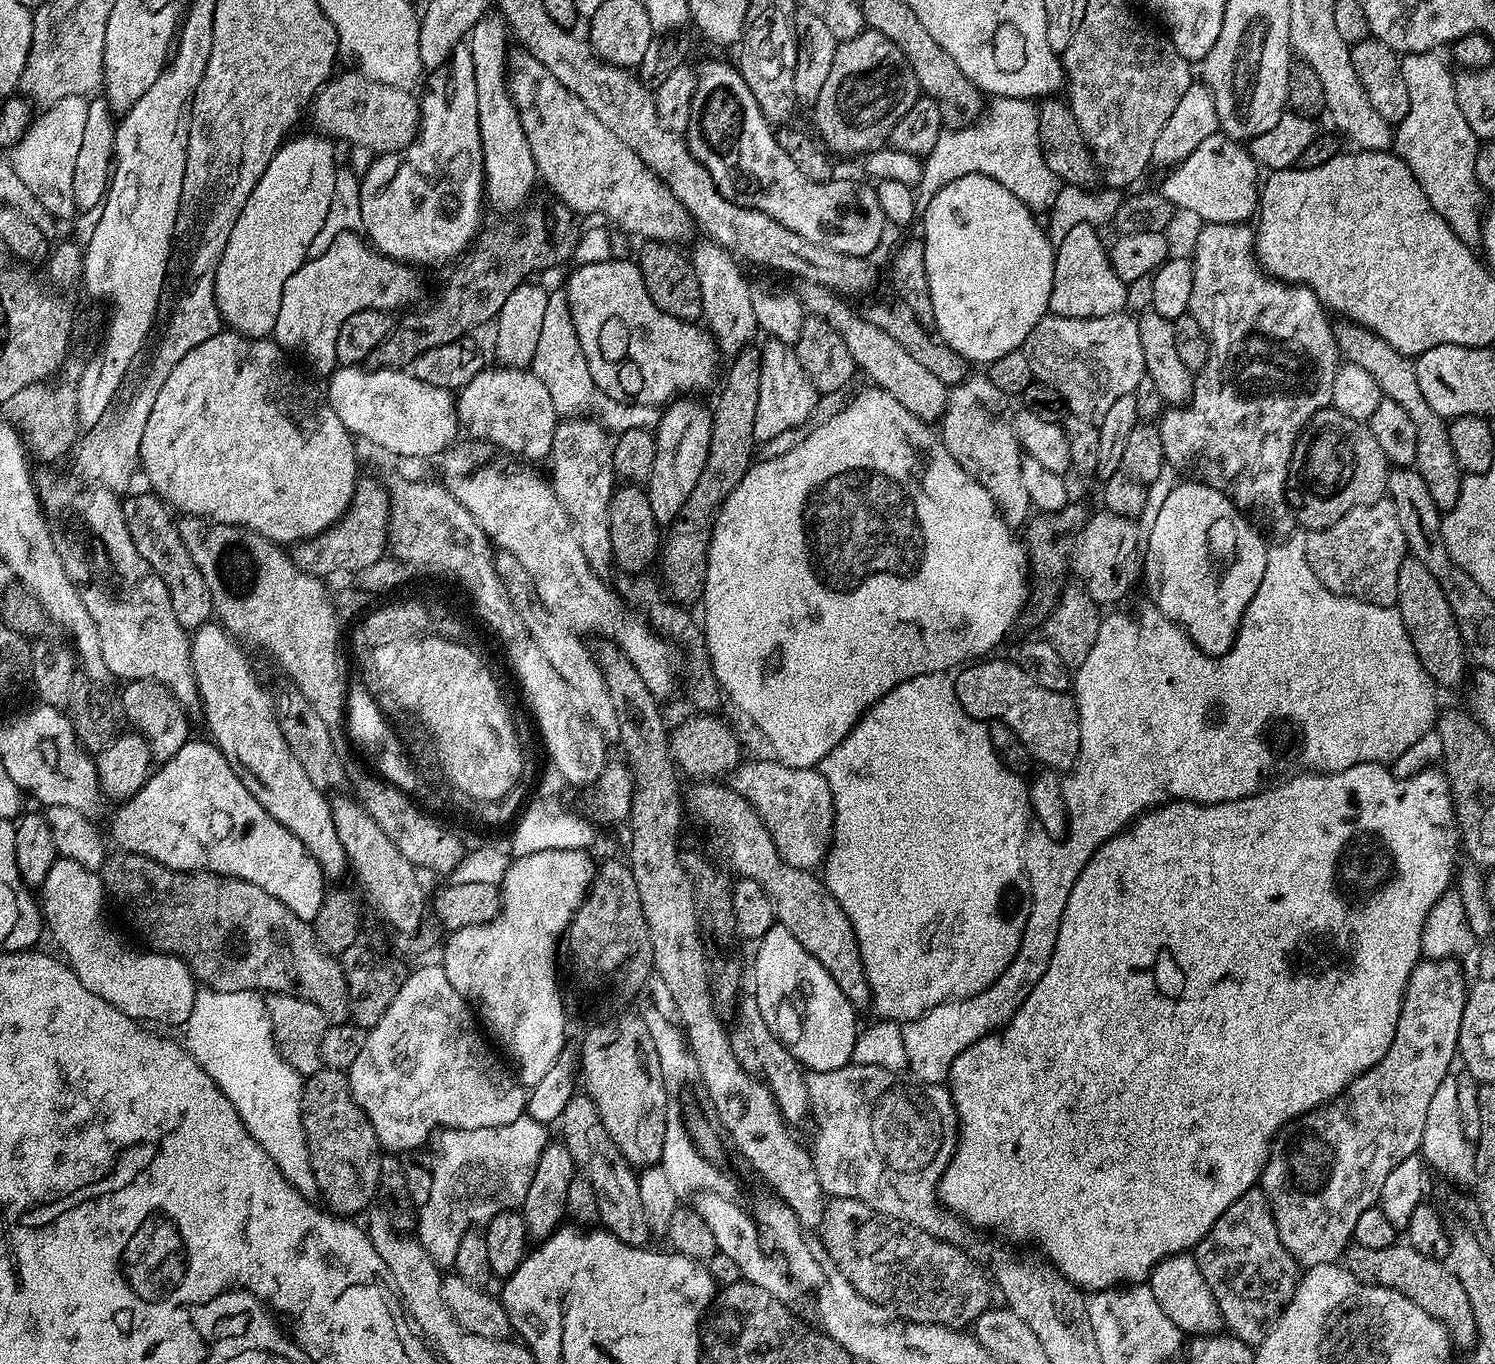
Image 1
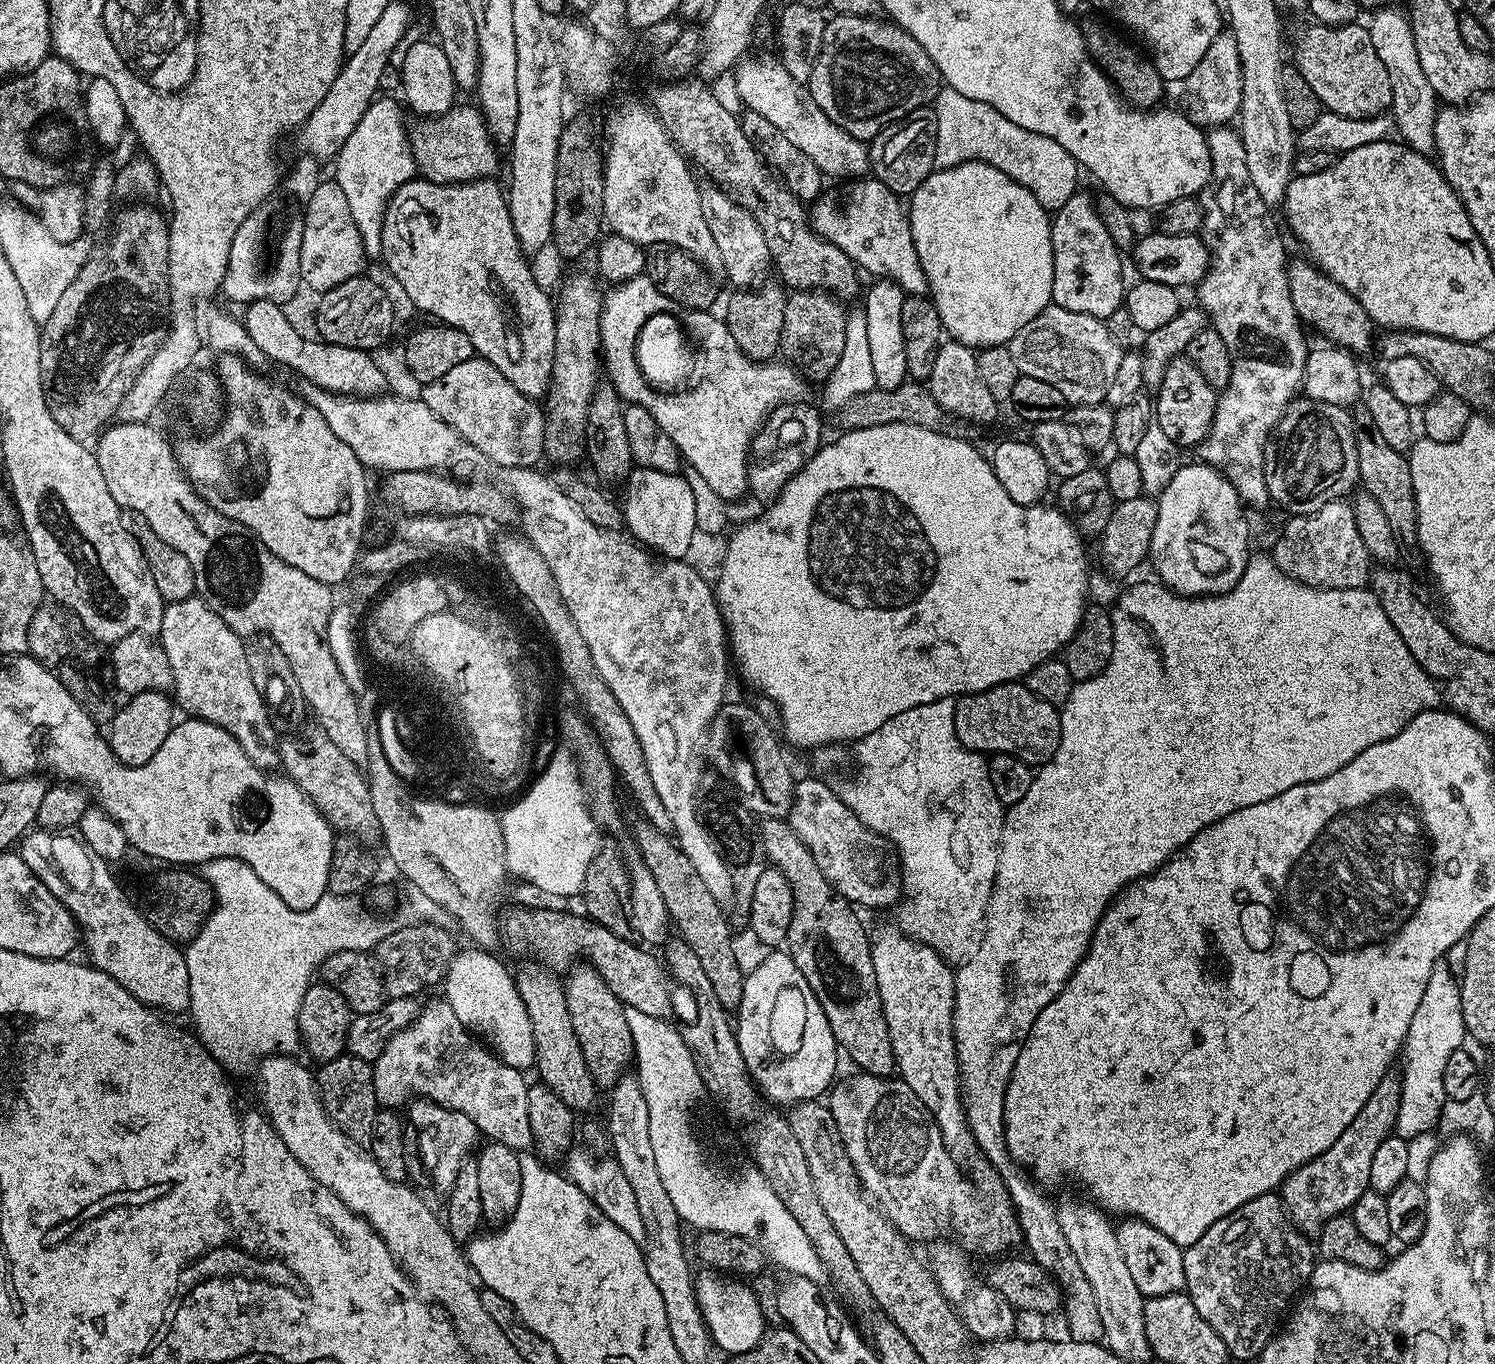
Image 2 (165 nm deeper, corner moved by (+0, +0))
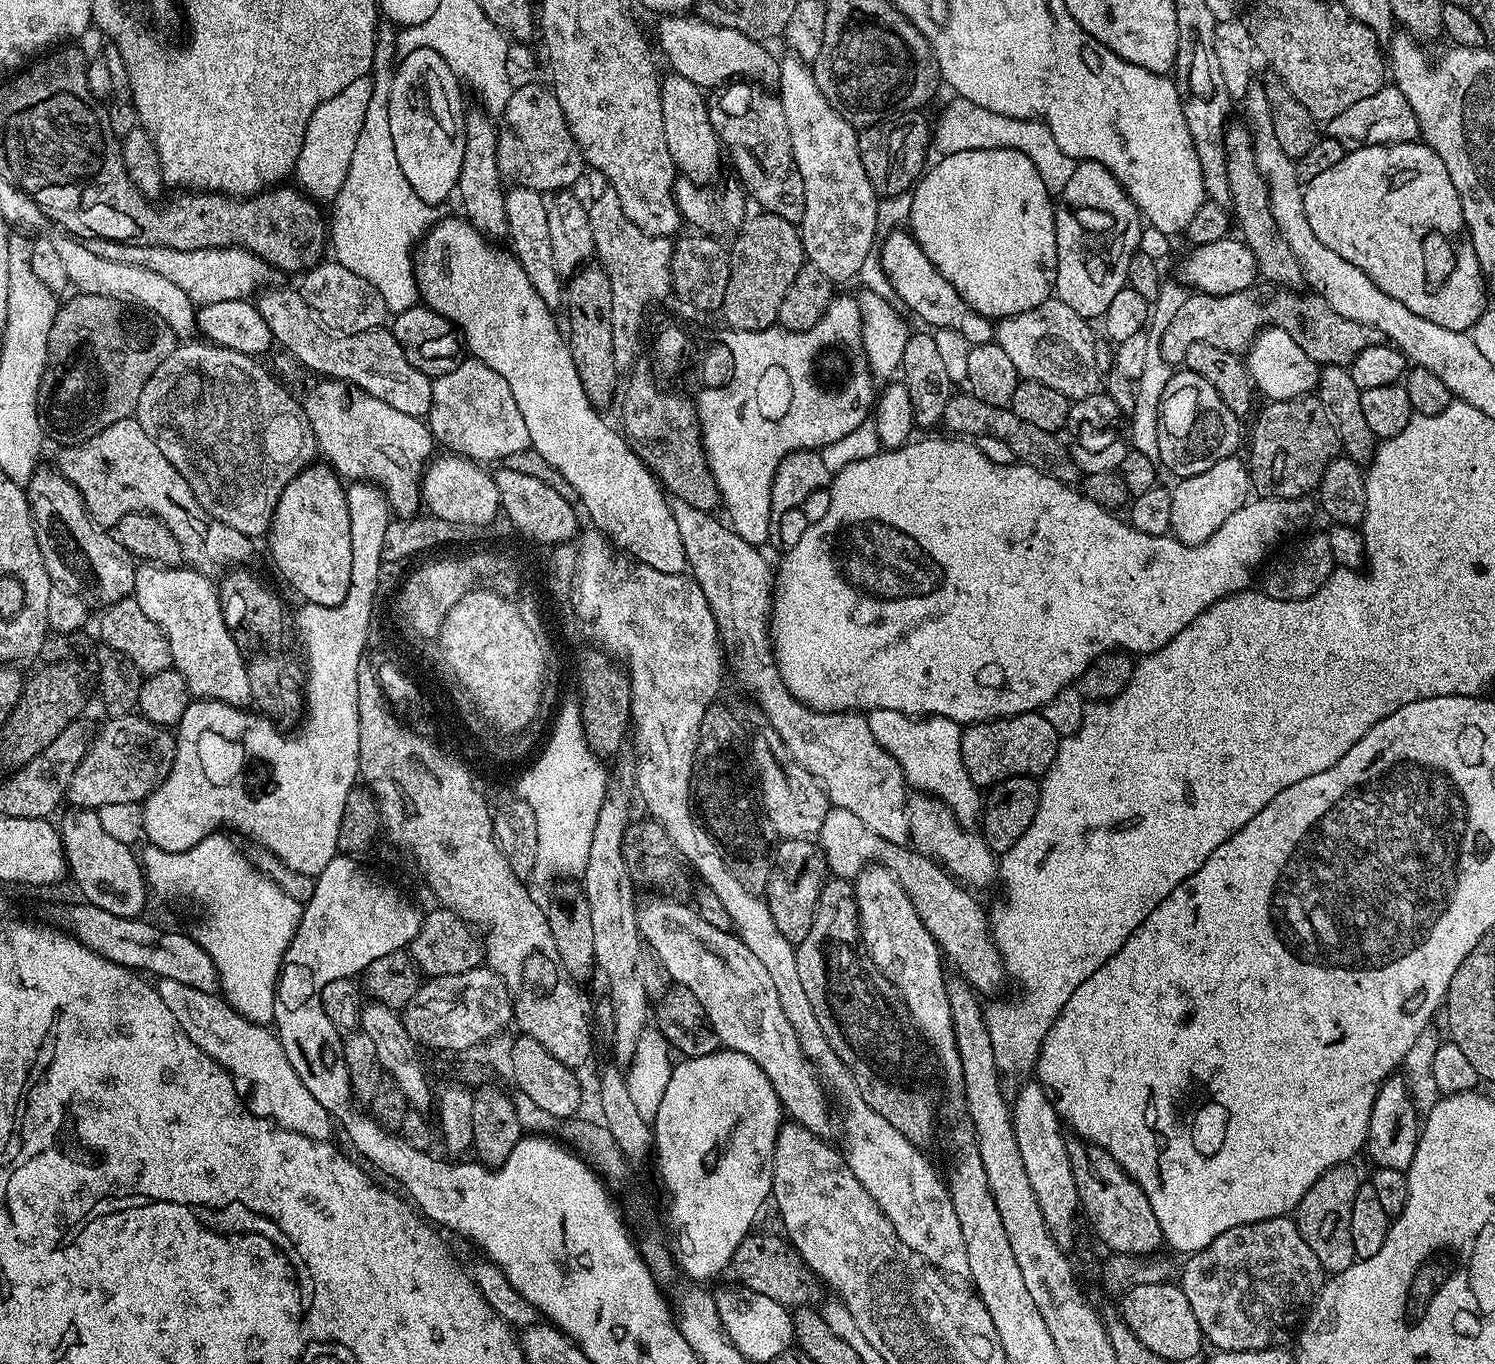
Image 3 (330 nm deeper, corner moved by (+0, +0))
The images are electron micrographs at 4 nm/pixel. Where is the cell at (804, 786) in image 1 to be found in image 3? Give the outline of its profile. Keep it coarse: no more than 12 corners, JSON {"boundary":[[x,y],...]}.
{"boundary":[[829,807],[818,847],[855,881],[889,868],[977,993],[1006,984],[989,913],[931,857]]}

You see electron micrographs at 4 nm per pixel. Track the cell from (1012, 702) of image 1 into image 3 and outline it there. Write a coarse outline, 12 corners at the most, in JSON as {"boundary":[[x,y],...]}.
{"boundary":[[1039,711],[970,724],[966,774],[981,790],[1043,777],[1054,726]]}

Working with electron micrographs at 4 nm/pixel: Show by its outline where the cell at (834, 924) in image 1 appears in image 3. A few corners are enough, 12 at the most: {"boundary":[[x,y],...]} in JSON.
{"boundary":[[825,879],[798,975],[830,1046],[911,1144],[934,1060],[868,977],[853,881]]}

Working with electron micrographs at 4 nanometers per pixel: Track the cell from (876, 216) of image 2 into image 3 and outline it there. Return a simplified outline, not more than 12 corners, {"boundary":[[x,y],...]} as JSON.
{"boundary":[[892,230],[878,259],[896,298],[929,329],[991,344],[978,314],[926,258],[911,231]]}

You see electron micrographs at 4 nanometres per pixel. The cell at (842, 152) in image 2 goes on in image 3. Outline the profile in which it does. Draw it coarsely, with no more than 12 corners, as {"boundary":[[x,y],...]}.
{"boundary":[[695,14],[659,17],[673,73],[701,90],[775,81],[759,40]]}

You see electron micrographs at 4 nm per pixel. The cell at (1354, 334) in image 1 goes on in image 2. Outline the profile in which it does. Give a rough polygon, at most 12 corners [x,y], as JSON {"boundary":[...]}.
{"boundary":[[1311,259],[1288,261],[1301,325],[1345,352],[1373,351],[1354,294]]}

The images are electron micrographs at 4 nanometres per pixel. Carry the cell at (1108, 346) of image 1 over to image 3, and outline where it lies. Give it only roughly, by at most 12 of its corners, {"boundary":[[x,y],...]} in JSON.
{"boundary":[[1050,298],[994,340],[1023,379],[1075,402],[1102,388],[1097,337]]}

